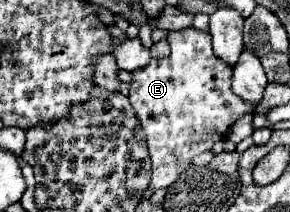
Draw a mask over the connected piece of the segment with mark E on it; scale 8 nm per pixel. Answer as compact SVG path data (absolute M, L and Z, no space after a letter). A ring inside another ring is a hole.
M184 28L174 32L174 36L168 38L170 42L170 56L168 58L152 58L148 66L138 68L130 72L132 82L130 82L130 104L138 116L138 122L146 134L148 142L148 152L150 152L150 190L158 188L168 188L172 186L182 172L186 172L192 166L192 158L210 150L216 142L226 138L230 126L242 118L246 112L250 112L252 104L246 100L240 100L230 90L230 78L232 78L232 68L224 60L220 60L214 50L212 50L212 36L210 32L202 32L196 28Z

